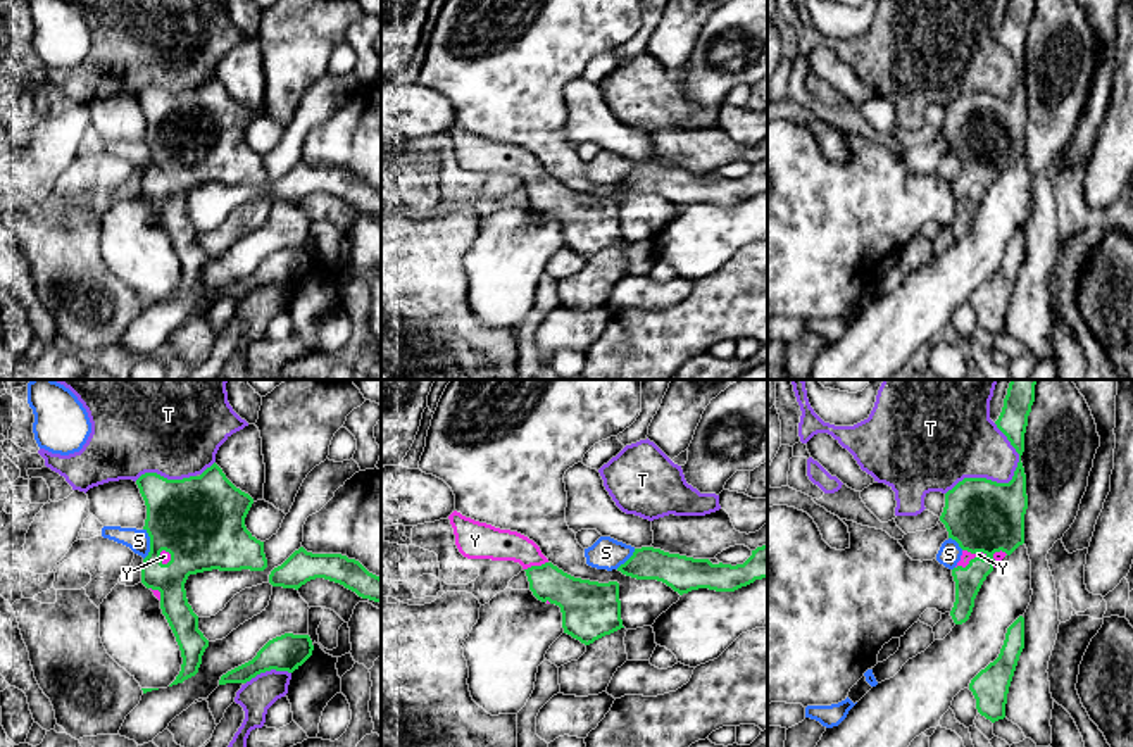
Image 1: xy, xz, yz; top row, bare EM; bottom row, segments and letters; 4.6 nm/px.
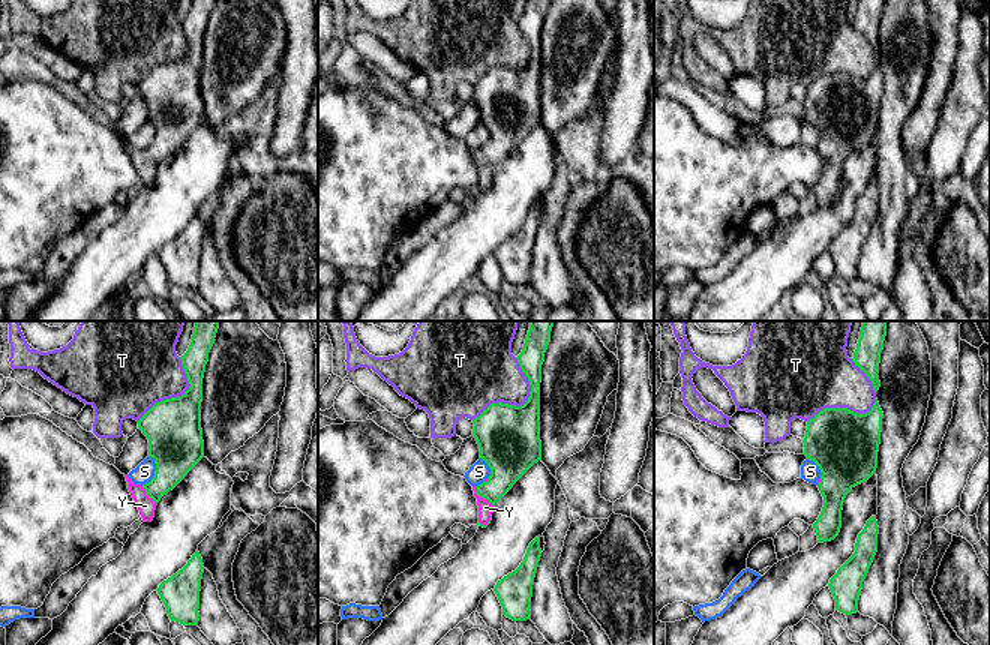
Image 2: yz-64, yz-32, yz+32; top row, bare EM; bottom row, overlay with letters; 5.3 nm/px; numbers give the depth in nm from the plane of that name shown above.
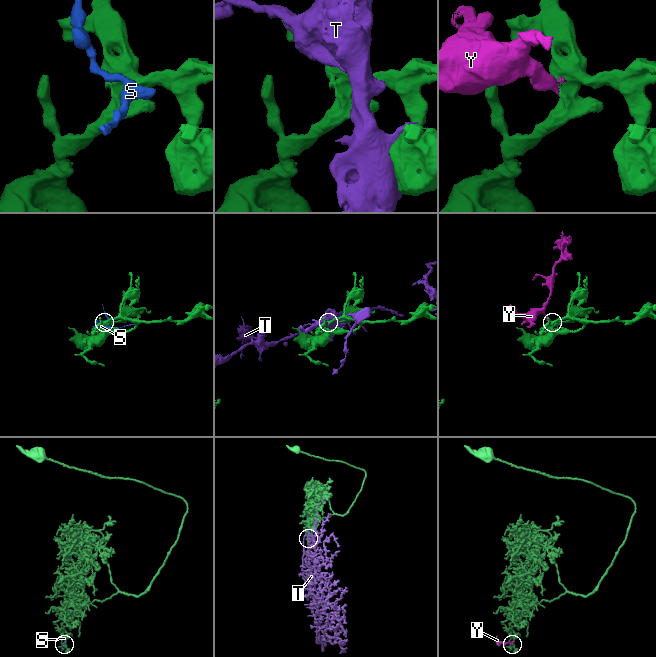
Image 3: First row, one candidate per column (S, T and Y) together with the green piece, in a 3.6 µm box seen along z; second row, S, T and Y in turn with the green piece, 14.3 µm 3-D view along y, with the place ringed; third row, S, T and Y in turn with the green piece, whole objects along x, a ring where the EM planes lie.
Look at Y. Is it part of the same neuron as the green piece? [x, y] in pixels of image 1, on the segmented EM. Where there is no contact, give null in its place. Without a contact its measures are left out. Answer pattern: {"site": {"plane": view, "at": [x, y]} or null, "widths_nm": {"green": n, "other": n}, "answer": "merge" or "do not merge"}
{"site": {"plane": "yz", "at": [971, 559]}, "widths_nm": {"green": 340, "other": 50}, "answer": "merge"}

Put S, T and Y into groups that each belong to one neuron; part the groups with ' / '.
S / T / Y

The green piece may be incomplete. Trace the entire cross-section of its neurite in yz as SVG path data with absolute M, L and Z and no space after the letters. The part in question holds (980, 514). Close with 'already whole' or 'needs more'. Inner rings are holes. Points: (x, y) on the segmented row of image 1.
M1011 380L1004 407L995 421L1019 454L1009 483L986 478L964 478L945 493L940 521L962 549L952 569L955 602L950 616L955 625L969 619L974 599L997 564L1024 543L1024 514L1028 509L1026 474L1021 462L1028 416L1035 402L1036 380Z; needs more

